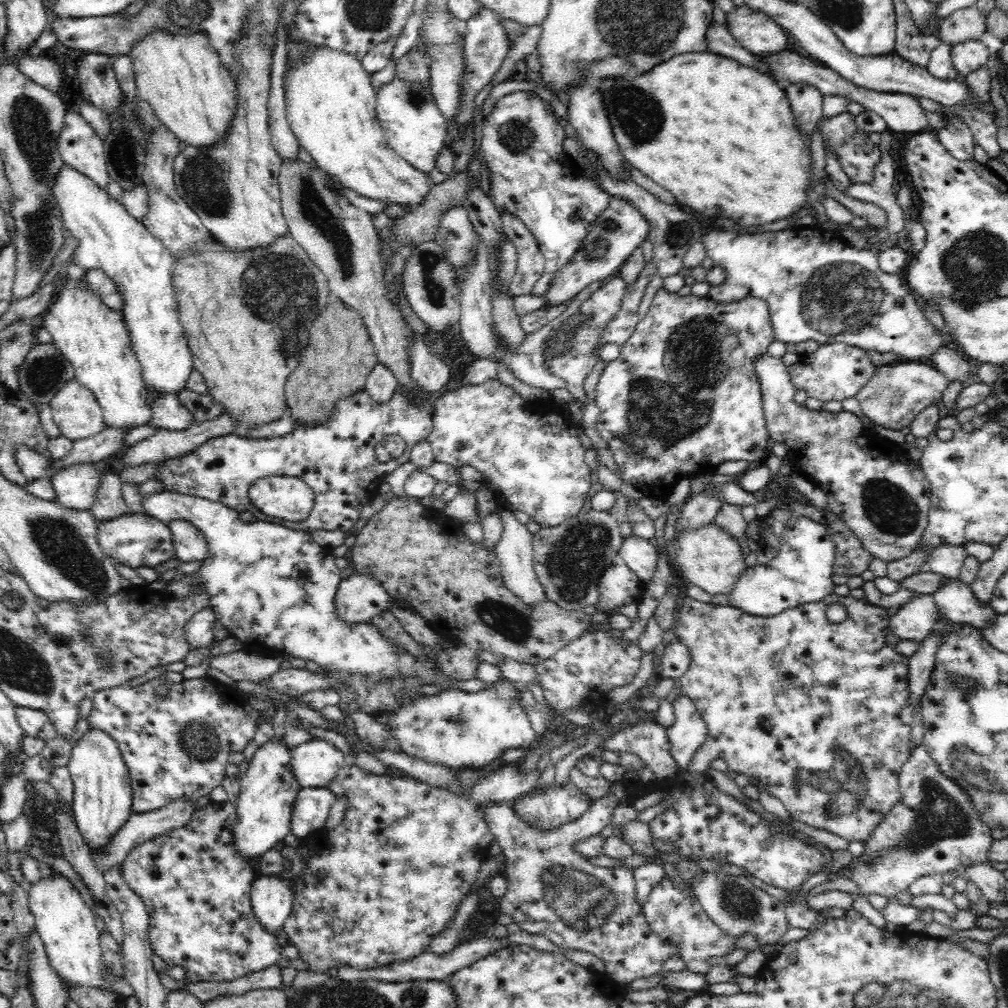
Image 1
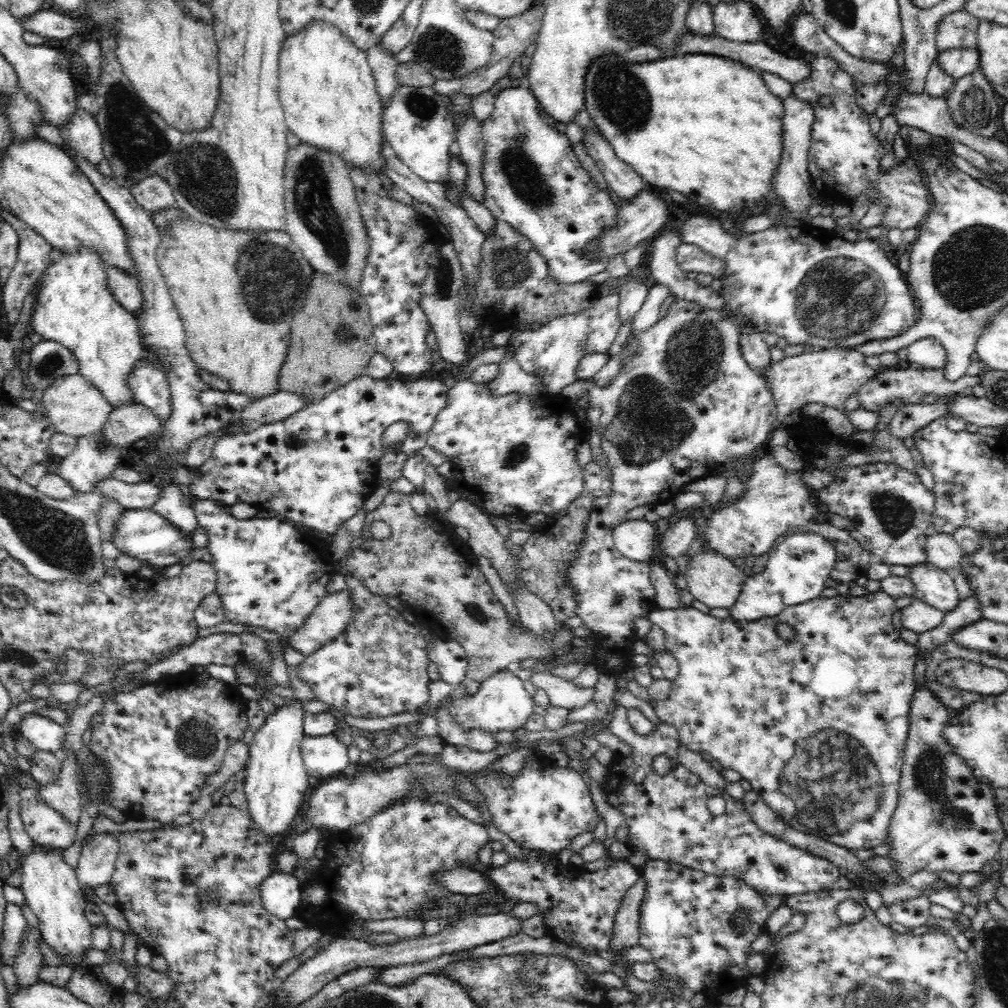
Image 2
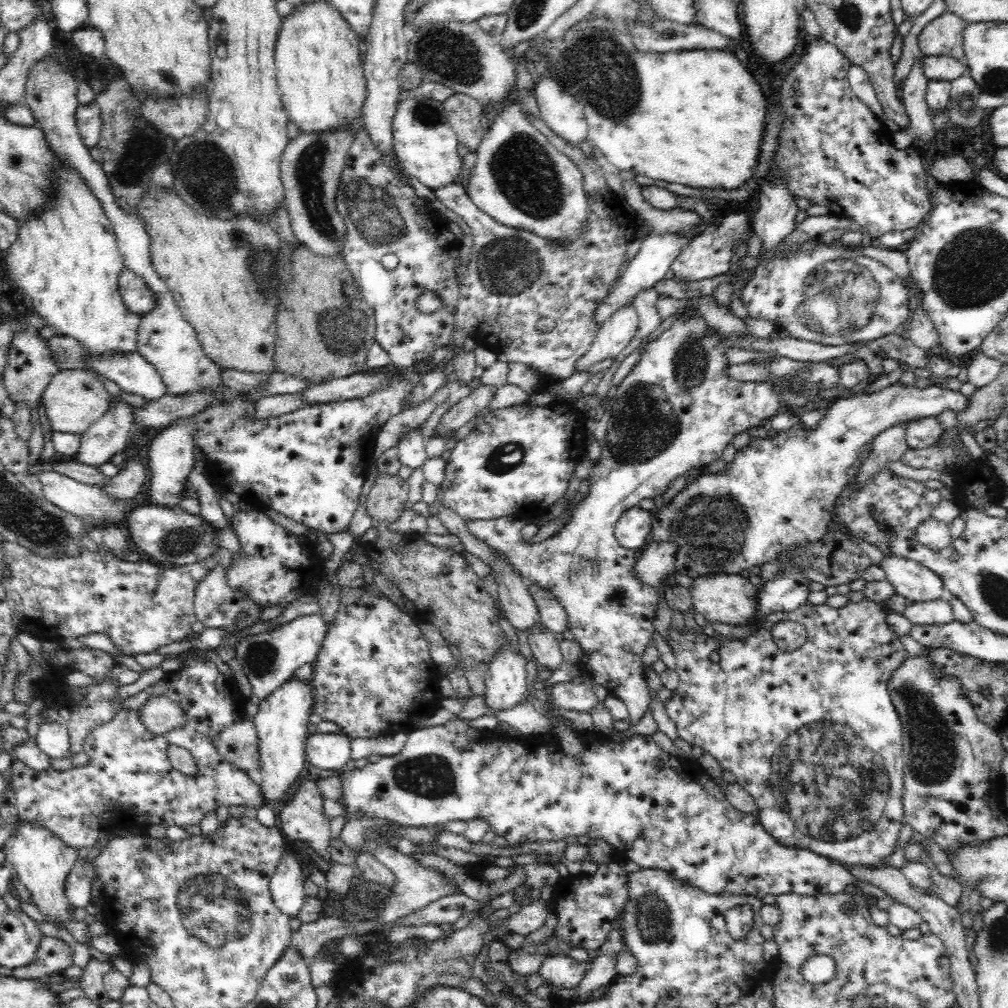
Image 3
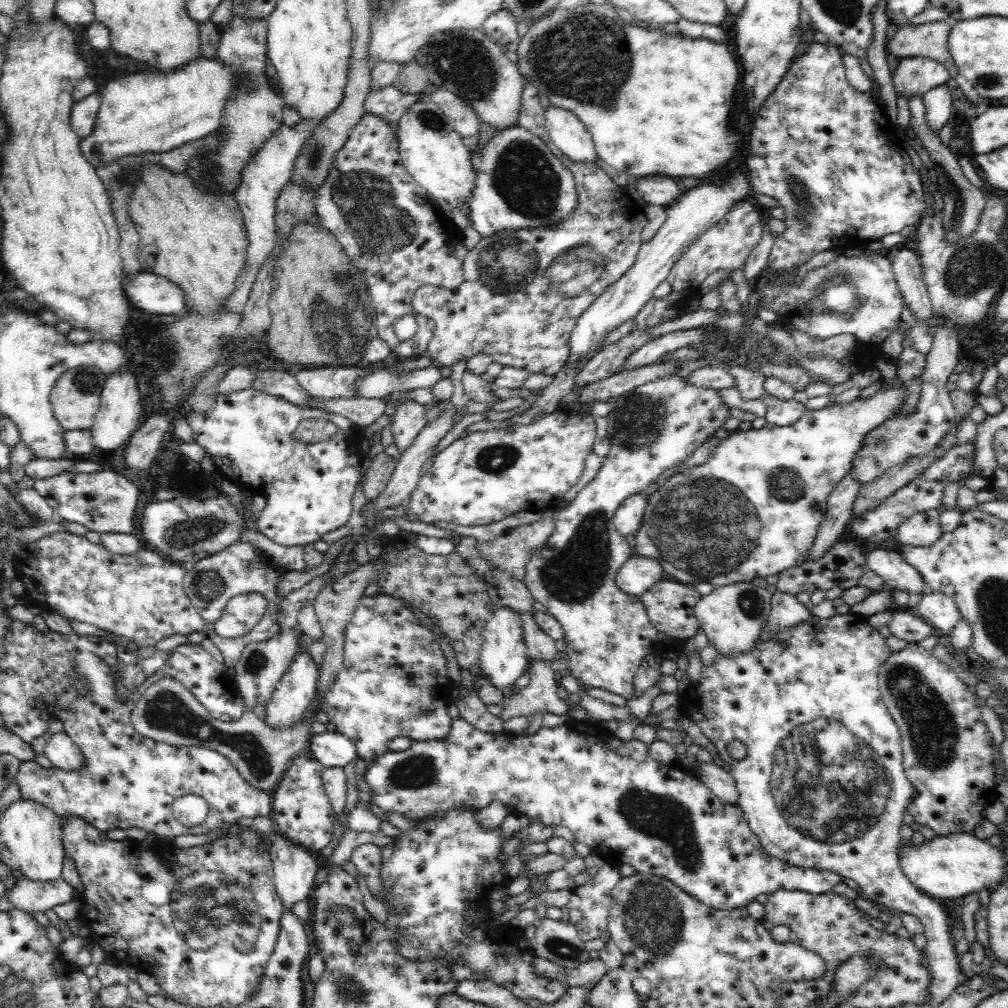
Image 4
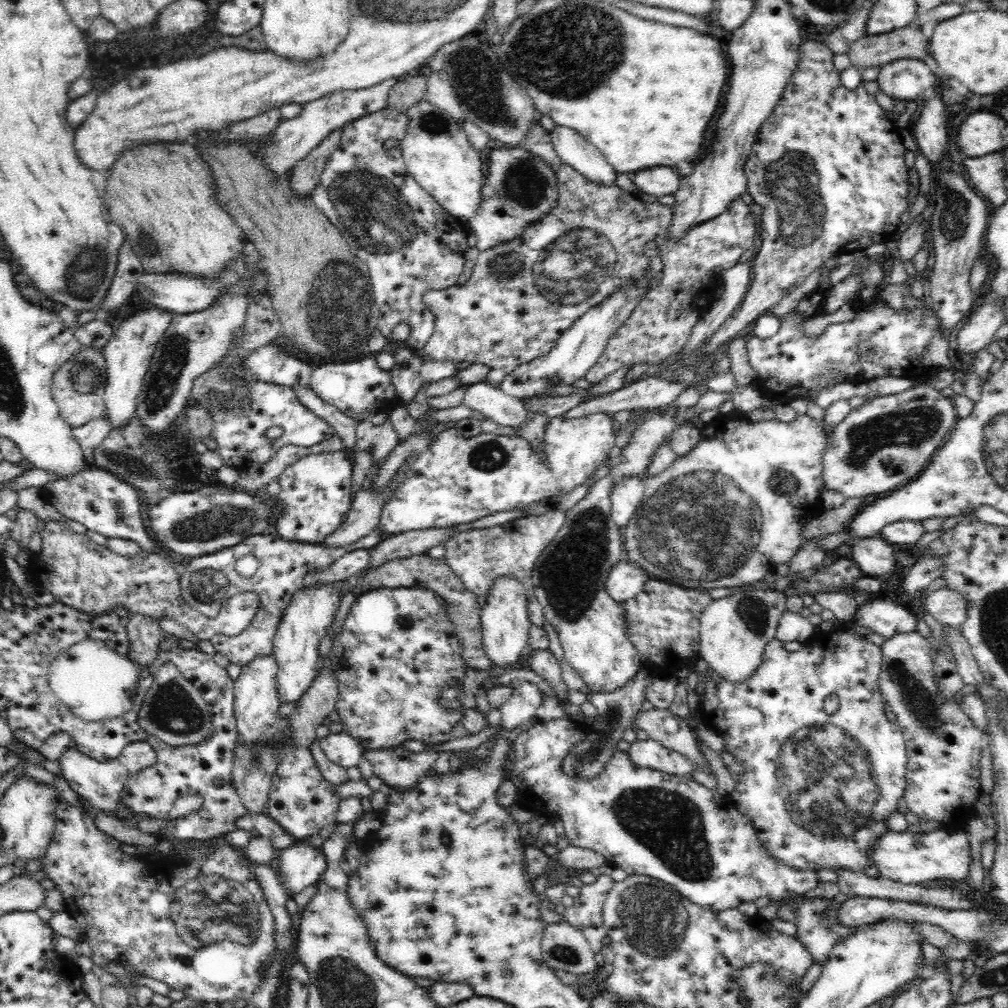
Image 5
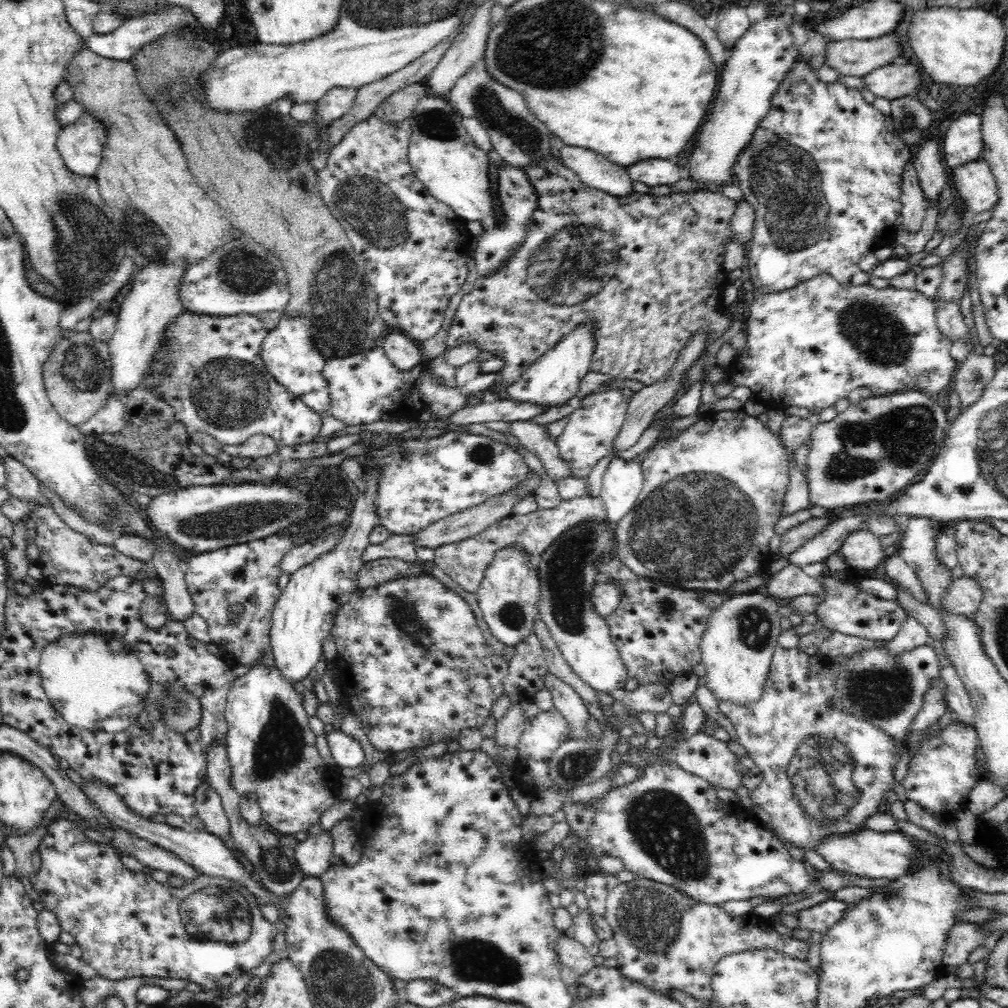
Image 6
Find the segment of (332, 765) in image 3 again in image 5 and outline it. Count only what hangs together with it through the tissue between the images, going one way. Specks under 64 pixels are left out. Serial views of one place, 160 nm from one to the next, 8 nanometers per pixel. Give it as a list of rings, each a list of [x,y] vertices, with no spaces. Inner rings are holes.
[[[344,731],[329,733],[320,739],[320,746],[330,762],[346,770],[364,765],[360,743]]]

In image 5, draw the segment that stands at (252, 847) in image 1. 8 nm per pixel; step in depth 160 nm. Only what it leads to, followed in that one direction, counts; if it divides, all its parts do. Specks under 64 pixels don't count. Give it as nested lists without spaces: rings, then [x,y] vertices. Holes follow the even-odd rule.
[[[346,579],[334,582],[304,582],[290,596],[290,602],[286,604],[280,616],[278,628],[272,638],[272,655],[277,666],[277,691],[282,702],[299,700],[317,676],[315,662],[318,657],[319,642],[329,639],[330,624],[344,596],[341,594],[344,581]]]

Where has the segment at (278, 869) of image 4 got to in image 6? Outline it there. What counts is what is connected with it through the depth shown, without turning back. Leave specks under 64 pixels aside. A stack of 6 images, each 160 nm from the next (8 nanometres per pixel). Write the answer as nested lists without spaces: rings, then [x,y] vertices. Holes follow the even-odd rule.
[[[328,831],[308,835],[303,842],[299,842],[299,846],[294,848],[295,857],[304,876],[316,877],[331,865],[333,846],[332,834]]]

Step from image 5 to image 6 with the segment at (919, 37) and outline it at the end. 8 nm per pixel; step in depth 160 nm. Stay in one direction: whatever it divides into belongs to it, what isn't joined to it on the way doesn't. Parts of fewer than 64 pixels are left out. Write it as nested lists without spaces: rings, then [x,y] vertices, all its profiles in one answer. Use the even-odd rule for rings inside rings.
[[[892,32],[875,39],[828,42],[820,63],[832,67],[838,76],[862,77],[891,61],[898,61],[900,54],[900,40]]]

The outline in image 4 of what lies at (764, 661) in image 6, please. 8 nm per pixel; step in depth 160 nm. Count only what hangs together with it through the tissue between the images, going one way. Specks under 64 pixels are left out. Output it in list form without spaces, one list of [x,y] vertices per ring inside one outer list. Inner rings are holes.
[[[741,582],[716,587],[715,591],[704,595],[696,603],[695,615],[699,628],[706,634],[708,644],[716,649],[718,658],[741,655],[755,649],[771,612],[772,596],[768,589],[756,587],[753,583]]]

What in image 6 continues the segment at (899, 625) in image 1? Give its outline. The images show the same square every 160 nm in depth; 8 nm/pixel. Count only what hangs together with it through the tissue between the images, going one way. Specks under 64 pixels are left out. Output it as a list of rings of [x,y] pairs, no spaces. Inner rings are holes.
[[[962,576],[952,581],[943,592],[941,608],[964,616],[973,616],[983,601],[984,593],[979,582]]]

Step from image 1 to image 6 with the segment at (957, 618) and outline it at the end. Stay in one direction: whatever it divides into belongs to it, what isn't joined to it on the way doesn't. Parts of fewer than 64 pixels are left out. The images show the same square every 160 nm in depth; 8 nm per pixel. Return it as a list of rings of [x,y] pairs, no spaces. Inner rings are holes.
[[[866,529],[850,532],[838,552],[852,569],[859,569],[867,575],[879,572],[889,555],[889,550],[880,545],[878,537]]]

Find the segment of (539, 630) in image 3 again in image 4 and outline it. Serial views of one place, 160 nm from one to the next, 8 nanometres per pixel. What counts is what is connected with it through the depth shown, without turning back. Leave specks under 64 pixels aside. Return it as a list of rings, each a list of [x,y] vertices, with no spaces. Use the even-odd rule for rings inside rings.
[[[530,661],[529,683],[505,700],[500,720],[514,716],[526,716],[536,712],[565,715],[571,708],[556,693],[559,687],[555,679],[557,670],[544,661]]]

